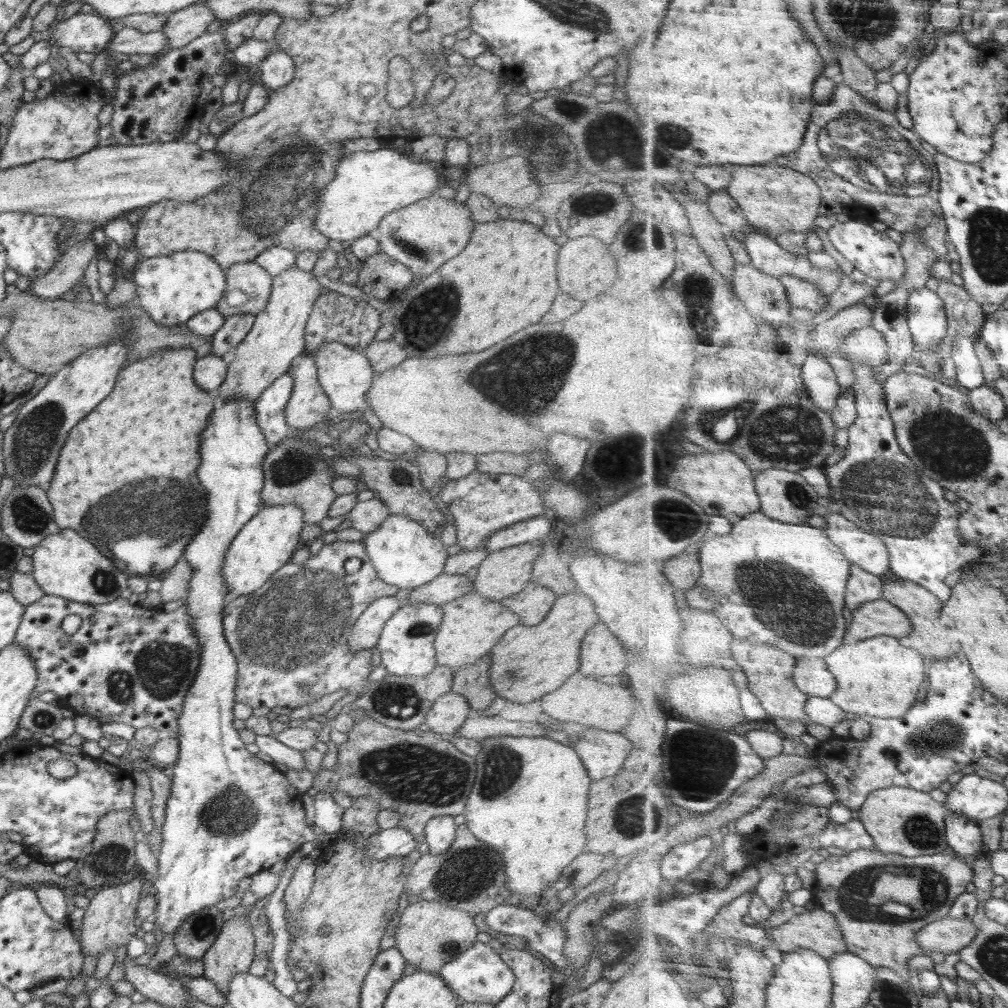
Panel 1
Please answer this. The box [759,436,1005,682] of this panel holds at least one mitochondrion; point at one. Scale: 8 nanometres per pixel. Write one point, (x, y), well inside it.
(885, 495)

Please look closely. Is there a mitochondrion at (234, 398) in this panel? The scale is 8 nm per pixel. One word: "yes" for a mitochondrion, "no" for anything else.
no

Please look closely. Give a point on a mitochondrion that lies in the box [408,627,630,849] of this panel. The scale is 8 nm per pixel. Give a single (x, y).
(501, 768)

